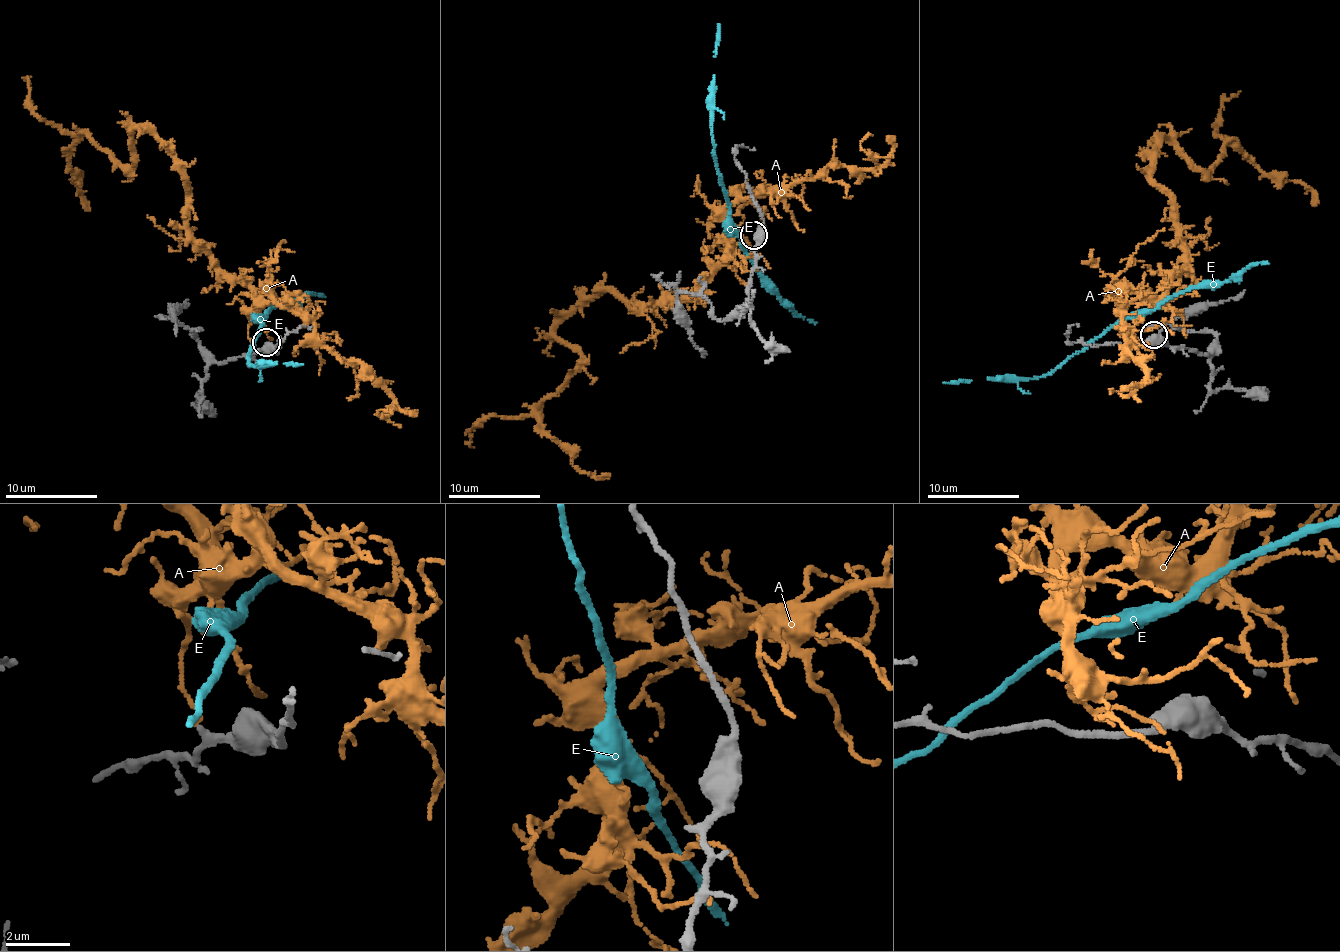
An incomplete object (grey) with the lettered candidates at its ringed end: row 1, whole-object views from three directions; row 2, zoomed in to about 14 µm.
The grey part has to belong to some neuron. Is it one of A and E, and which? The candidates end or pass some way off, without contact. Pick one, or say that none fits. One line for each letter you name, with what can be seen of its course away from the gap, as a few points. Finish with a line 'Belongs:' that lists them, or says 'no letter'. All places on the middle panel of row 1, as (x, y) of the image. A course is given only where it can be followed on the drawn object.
Belongs: no letter

